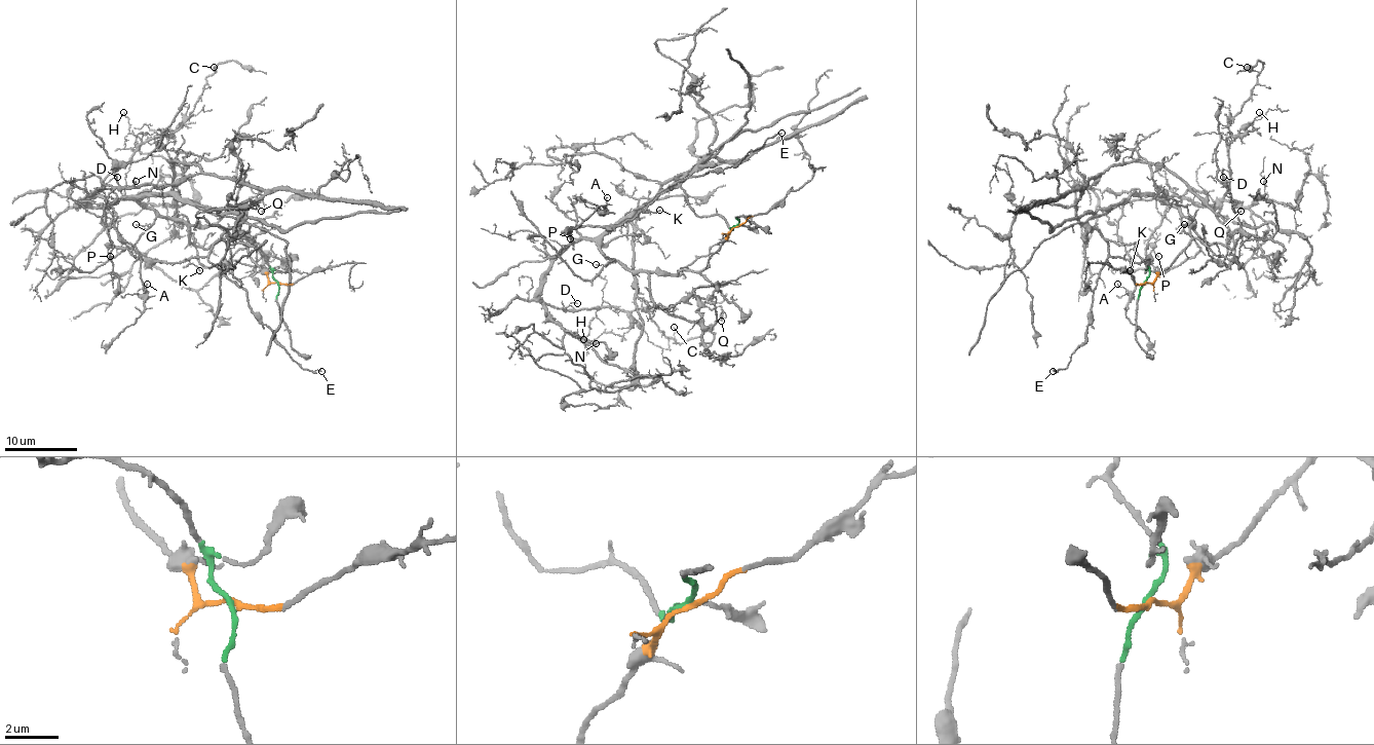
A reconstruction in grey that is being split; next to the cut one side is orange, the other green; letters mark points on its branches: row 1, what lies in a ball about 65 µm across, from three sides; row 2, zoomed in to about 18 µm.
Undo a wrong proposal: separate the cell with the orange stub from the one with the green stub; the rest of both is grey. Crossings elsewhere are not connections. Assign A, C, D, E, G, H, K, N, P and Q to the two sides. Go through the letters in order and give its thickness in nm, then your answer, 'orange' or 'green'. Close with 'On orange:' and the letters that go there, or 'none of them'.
A: calibre 120 nm; orange
C: calibre 100 nm; orange
D: calibre 90 nm; orange
E: calibre 90 nm; green
G: calibre 80 nm; orange
H: calibre 100 nm; orange
K: calibre 100 nm; green
N: calibre 110 nm; orange
P: calibre 100 nm; green
Q: calibre 90 nm; orange
On orange: A, C, D, G, H, N, Q

